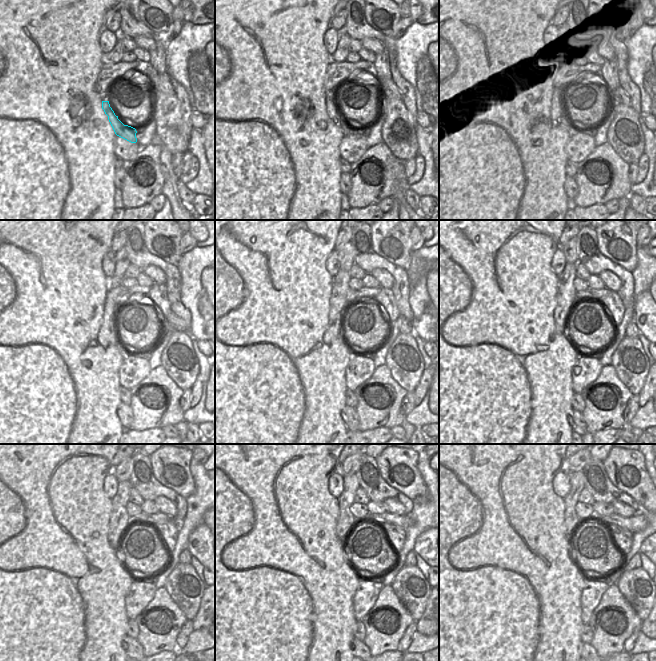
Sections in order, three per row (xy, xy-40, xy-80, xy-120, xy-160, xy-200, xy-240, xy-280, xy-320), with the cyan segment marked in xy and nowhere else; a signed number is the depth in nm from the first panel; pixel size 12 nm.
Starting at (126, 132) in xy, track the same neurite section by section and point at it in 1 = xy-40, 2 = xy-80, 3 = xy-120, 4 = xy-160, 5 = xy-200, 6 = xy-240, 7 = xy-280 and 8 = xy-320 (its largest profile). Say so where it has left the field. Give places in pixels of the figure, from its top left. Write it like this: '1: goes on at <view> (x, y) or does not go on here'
1: goes on at xy-40 (331, 108)
2: goes on at xy-80 (557, 114)
3: goes on at xy-120 (107, 335)
4: goes on at xy-160 (338, 303)
5: goes on at xy-200 (566, 293)
6: goes on at xy-240 (119, 520)
7: goes on at xy-280 (345, 521)
8: goes on at xy-320 (577, 480)

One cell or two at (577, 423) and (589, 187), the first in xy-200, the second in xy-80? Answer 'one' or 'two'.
two

